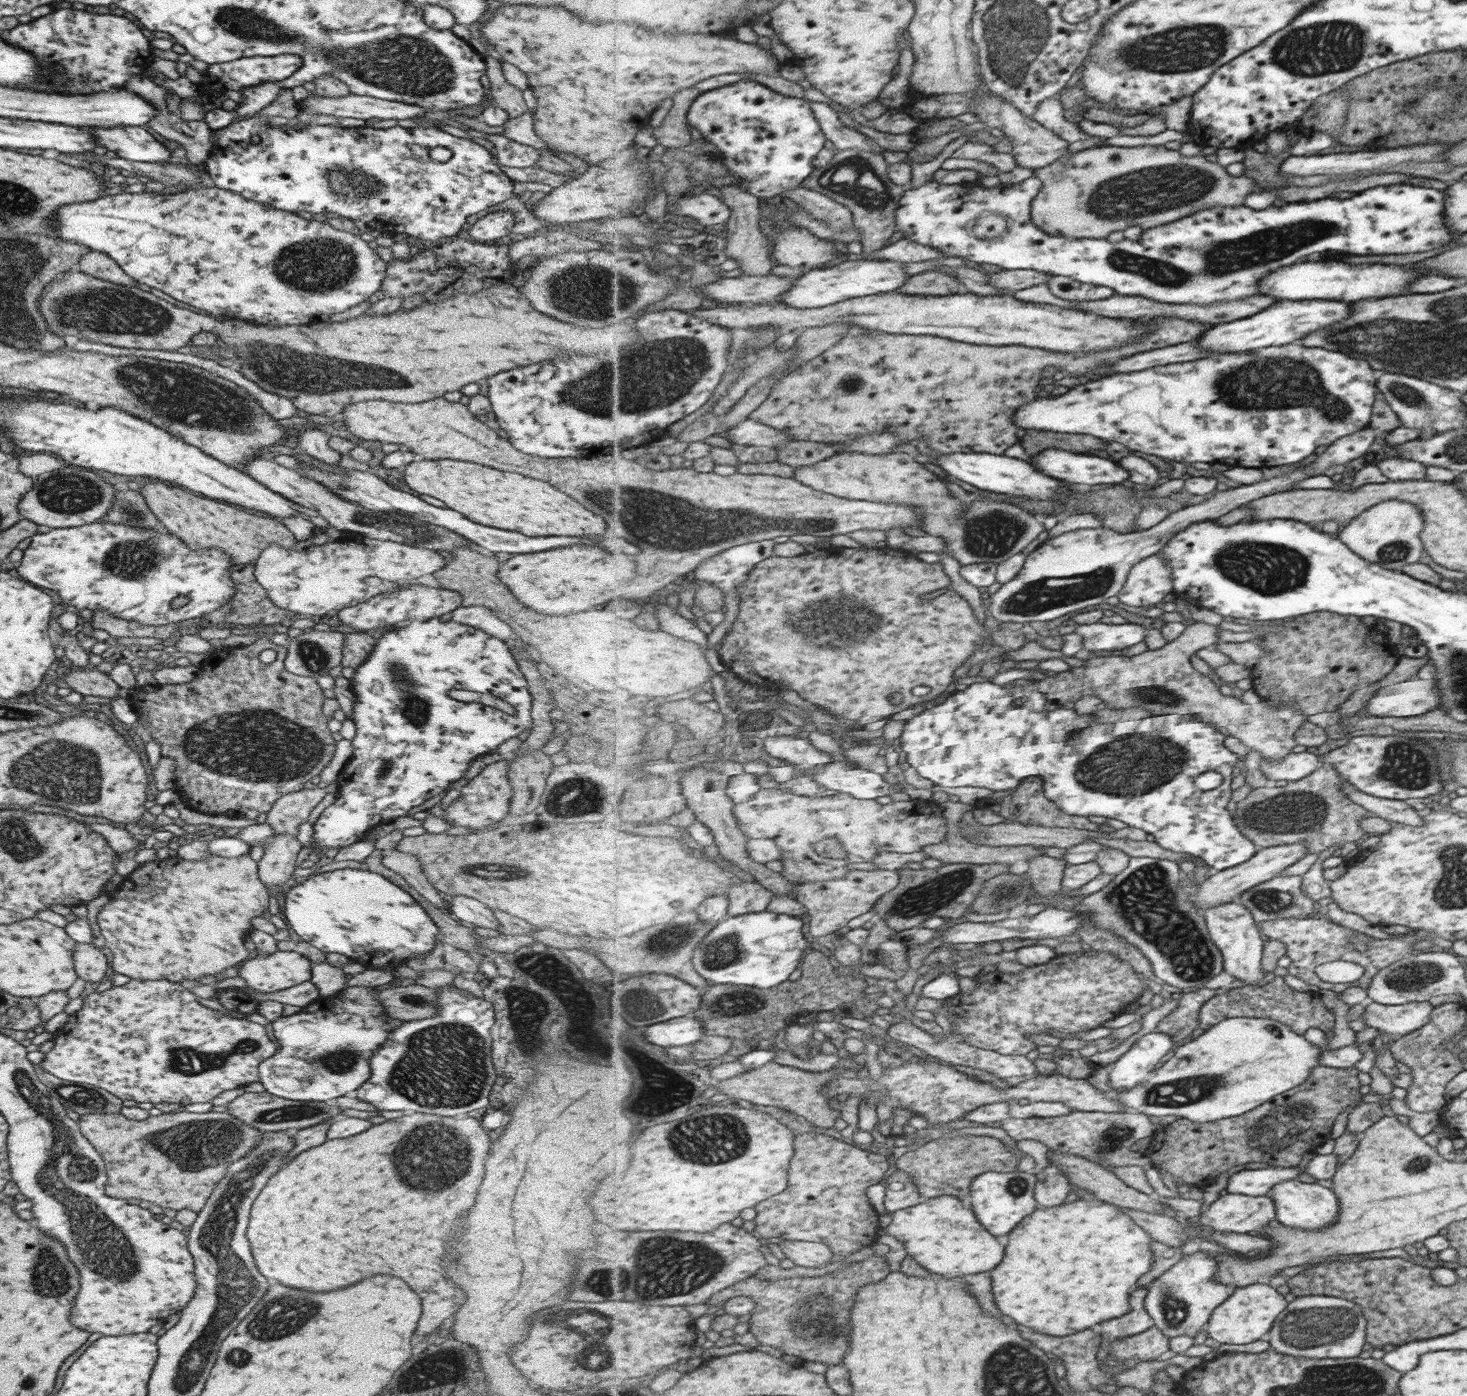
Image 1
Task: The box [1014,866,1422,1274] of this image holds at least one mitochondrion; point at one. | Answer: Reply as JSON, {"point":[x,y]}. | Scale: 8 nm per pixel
{"point":[1267,1137]}

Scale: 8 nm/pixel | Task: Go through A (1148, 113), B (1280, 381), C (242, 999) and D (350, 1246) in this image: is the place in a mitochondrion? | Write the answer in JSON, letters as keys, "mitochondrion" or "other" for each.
{"A":"other","B":"mitochondrion","C":"other","D":"other"}

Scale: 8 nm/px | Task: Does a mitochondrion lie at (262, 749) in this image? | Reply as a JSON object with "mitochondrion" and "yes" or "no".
{"mitochondrion":"yes"}

